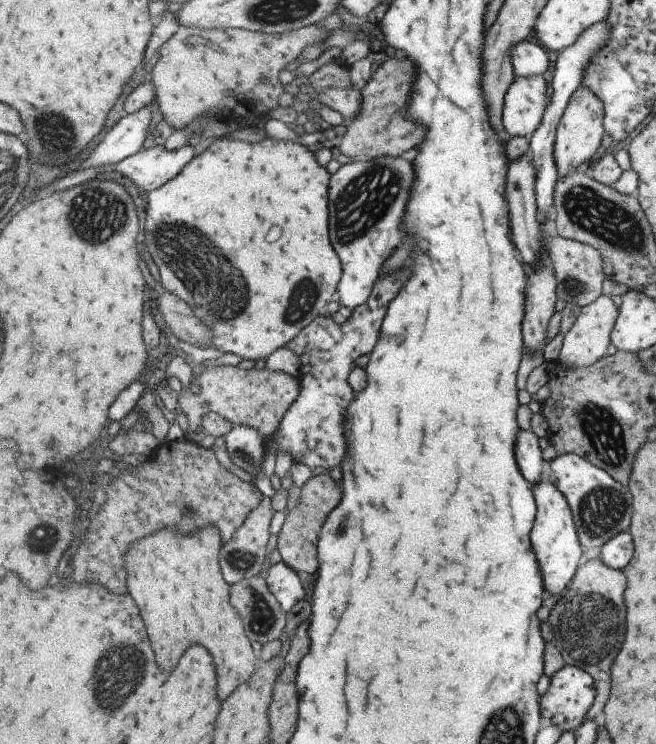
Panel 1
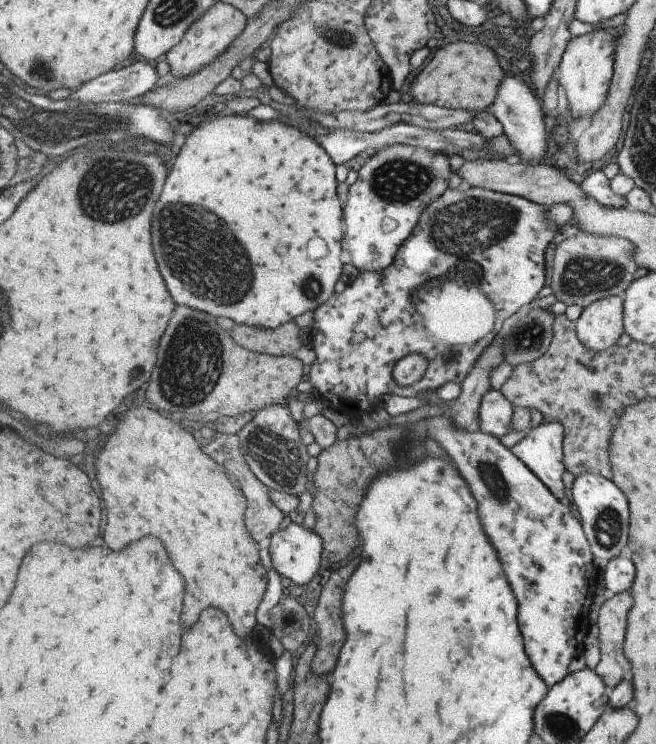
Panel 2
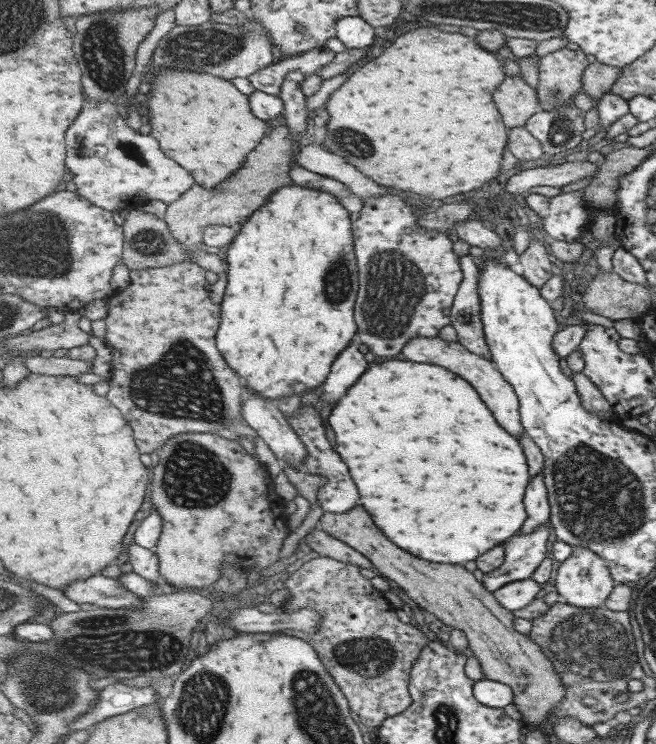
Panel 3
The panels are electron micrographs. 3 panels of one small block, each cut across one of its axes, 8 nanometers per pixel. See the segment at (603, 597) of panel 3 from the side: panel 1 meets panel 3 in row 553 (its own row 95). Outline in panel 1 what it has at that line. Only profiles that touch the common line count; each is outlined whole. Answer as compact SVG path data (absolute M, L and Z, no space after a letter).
M585 86L577 89L567 104L557 131L555 162L557 162L560 177L567 176L575 168L587 168L589 163L602 152L601 142L606 132L604 118L605 104L599 100L599 96L595 96Z

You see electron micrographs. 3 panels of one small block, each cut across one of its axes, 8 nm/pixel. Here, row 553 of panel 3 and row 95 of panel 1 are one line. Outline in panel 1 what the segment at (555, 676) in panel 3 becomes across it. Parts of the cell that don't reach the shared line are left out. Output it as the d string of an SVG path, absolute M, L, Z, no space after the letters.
M401 58L387 60L373 73L369 84L364 85L361 91L361 116L353 122L343 122L348 127L347 133L342 136L340 152L344 155L344 161L365 160L378 158L383 155L403 156L407 150L421 144L421 138L425 136L425 130L407 120L403 116L403 108L409 102L411 86L413 86L415 70L413 64Z

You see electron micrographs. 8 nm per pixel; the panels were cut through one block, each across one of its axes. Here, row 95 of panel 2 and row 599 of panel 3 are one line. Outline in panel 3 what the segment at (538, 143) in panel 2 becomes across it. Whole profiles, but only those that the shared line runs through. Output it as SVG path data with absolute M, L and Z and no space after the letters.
M533 579L511 582L497 589L494 594L501 605L513 612L521 610L541 597L541 586Z

